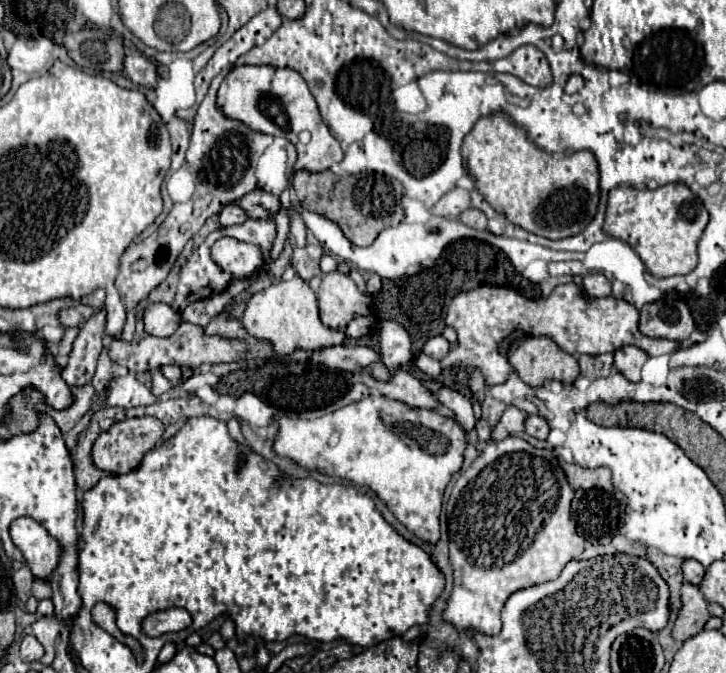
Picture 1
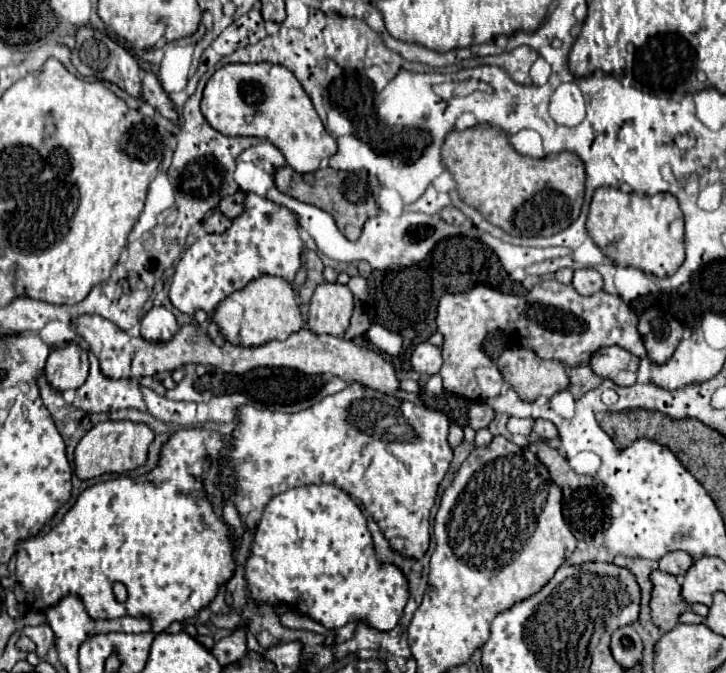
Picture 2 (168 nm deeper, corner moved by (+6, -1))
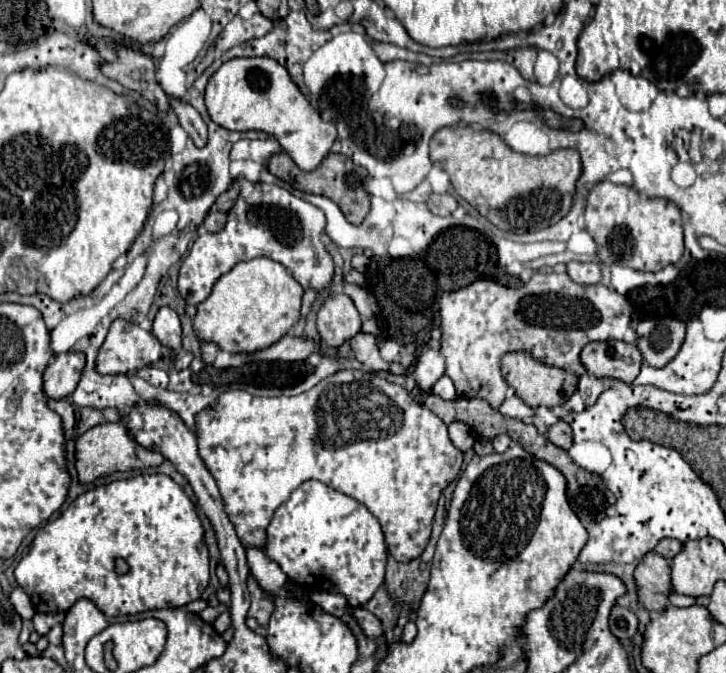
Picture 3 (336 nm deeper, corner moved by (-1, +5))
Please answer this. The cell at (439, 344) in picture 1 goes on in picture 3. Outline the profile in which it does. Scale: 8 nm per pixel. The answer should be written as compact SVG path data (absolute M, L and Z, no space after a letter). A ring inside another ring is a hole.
M425 349L417 363L415 363L415 381L417 381L417 387L427 393L431 391L431 387L435 385L435 381L439 377L443 377L445 373L445 361L441 357L439 351L435 349Z

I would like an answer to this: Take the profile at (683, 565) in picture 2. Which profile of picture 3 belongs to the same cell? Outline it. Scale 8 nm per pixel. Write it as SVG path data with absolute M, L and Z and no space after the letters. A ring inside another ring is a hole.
M661 539L655 547L655 553L663 555L665 559L671 561L671 557L675 557L675 553L679 553L679 549L681 549L681 543L677 539Z

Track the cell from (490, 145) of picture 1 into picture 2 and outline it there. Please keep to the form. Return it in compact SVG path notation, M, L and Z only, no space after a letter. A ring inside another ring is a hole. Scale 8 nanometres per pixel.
M472 127L464 131L450 131L444 147L442 157L448 167L448 171L456 179L456 189L464 203L476 207L484 219L488 219L492 225L504 229L510 235L518 237L548 237L554 233L560 233L568 225L572 225L582 209L584 203L584 183L586 183L586 171L584 163L576 153L564 151L556 157L546 159L532 159L528 155L520 155L508 141L506 133L494 127Z

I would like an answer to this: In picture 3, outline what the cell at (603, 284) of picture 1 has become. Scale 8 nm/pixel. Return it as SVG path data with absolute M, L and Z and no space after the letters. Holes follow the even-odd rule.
M567 263L567 275L579 285L595 285L601 281L601 269L597 263Z

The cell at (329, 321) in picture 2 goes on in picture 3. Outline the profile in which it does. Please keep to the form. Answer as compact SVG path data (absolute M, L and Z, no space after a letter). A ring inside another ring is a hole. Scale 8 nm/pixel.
M331 293L317 311L317 331L323 345L335 349L361 331L361 315L345 293Z

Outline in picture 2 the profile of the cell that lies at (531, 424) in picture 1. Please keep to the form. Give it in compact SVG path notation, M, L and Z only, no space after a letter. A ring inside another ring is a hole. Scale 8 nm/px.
M536 419L536 421L534 421L534 433L536 433L540 439L544 439L544 441L550 441L550 439L554 439L554 437L558 435L556 427L554 427L550 421L546 421L546 419Z

